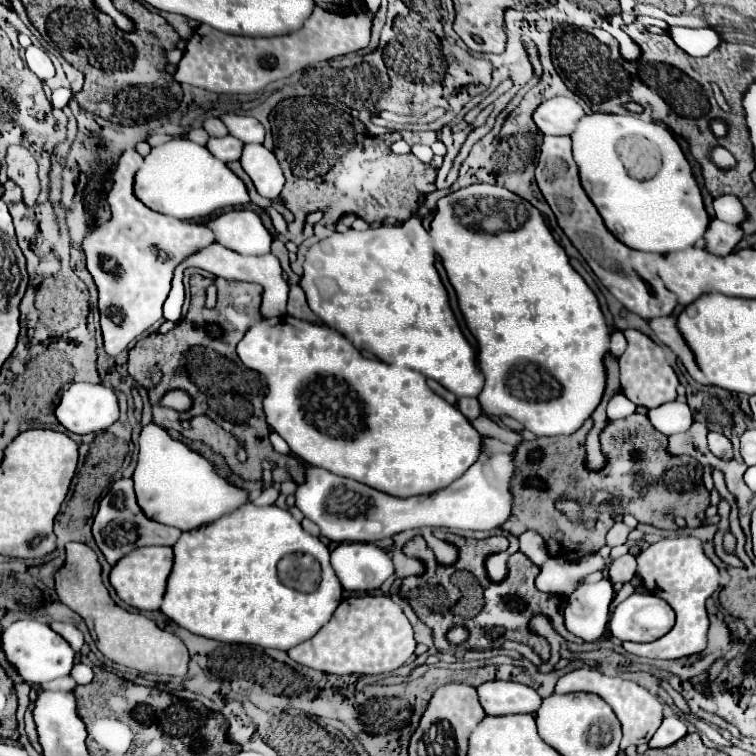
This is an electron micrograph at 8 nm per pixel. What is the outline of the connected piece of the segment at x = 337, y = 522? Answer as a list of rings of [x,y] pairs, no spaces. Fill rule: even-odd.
[[[481,437],[481,453],[479,459],[463,473],[463,477],[455,479],[451,485],[437,489],[427,495],[413,495],[413,497],[393,497],[383,491],[371,489],[359,481],[347,479],[333,475],[325,469],[319,467],[305,467],[305,483],[297,487],[295,493],[295,505],[297,509],[311,519],[313,523],[319,525],[321,535],[329,541],[359,541],[359,543],[369,543],[369,541],[379,541],[393,537],[401,531],[407,529],[419,529],[419,527],[445,527],[445,529],[469,529],[469,531],[493,531],[501,529],[503,523],[509,521],[511,517],[511,477],[515,471],[513,461],[499,461],[499,453],[487,453],[483,445],[485,437]]]

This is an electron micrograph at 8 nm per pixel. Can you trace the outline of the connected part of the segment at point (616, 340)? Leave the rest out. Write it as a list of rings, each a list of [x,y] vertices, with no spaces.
[[[613,331],[613,335],[611,335],[611,355],[615,355],[615,357],[619,357],[621,353],[623,353],[623,349],[625,349],[625,337],[623,337],[623,333],[621,331]]]

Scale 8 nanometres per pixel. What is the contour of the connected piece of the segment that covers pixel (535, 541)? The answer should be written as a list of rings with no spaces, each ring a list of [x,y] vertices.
[[[525,531],[519,537],[519,551],[537,567],[543,567],[543,563],[549,559],[545,539],[537,531]]]

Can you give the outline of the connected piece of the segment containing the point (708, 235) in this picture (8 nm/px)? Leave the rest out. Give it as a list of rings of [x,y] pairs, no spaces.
[[[717,218],[711,220],[705,234],[705,247],[715,255],[727,255],[743,238],[740,227],[727,224]]]

